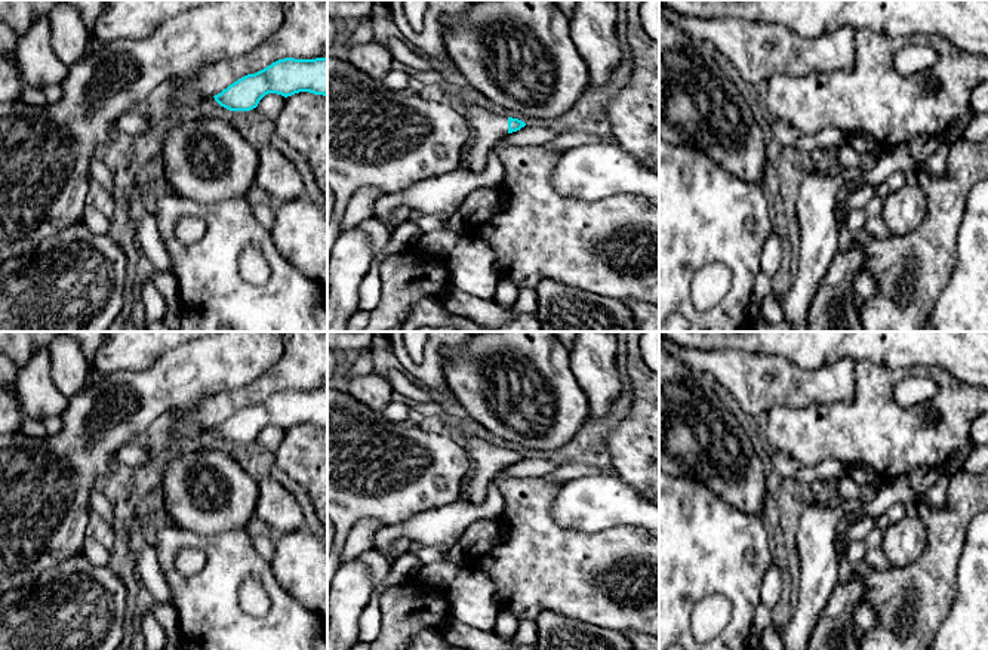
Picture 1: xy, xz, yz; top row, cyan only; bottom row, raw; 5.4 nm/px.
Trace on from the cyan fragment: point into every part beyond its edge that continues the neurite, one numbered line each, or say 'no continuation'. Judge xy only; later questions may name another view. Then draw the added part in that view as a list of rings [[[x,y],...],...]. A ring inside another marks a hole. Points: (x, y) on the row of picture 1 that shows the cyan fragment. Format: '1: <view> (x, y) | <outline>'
no continuation

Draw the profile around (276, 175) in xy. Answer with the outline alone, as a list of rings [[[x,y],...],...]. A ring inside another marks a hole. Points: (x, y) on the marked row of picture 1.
[[[277,148],[258,150],[256,188],[270,195],[270,206],[277,207],[305,195],[301,175],[295,164]]]

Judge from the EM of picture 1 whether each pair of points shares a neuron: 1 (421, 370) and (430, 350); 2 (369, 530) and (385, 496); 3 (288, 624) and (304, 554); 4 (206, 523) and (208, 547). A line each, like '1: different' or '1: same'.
1: same
2: different
3: different
4: different

